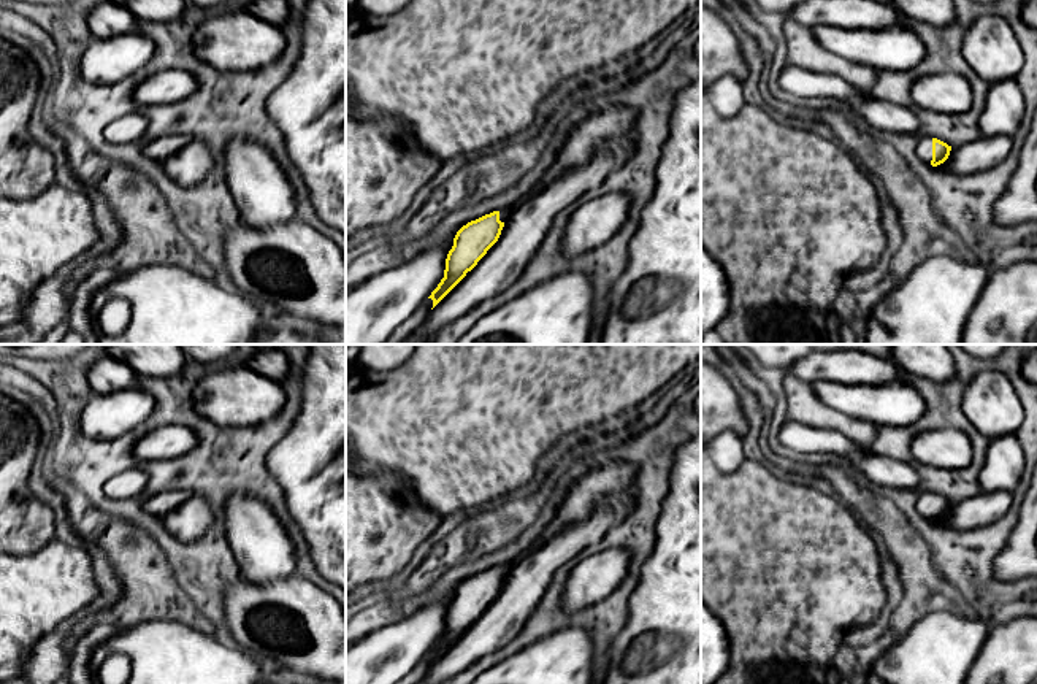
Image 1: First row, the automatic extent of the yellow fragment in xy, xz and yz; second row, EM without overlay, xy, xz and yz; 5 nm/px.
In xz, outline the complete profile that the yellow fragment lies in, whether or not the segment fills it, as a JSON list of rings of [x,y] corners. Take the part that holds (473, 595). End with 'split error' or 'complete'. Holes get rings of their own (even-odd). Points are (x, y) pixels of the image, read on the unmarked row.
[[[601,452],[584,459],[587,471],[568,489],[555,517],[536,538],[536,543],[517,559],[485,570],[463,581],[446,614],[444,633],[428,654],[433,663],[471,627],[498,597],[512,567],[531,551],[574,524],[587,521],[603,503],[626,492],[637,492],[637,467],[628,462],[607,462]]] | split error

